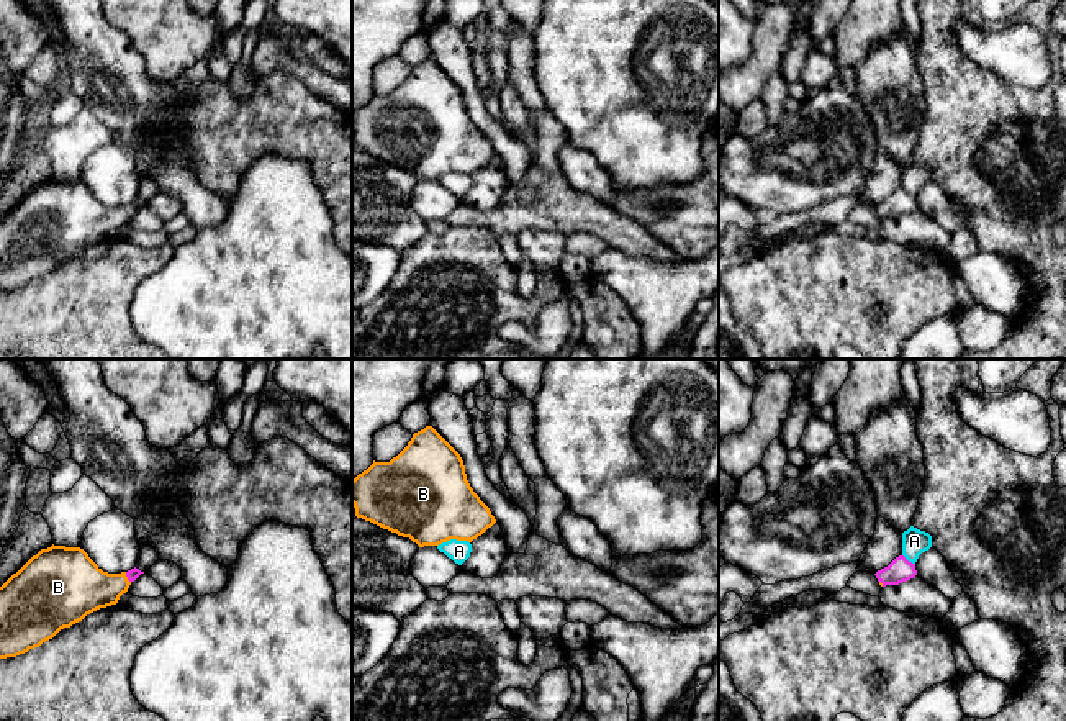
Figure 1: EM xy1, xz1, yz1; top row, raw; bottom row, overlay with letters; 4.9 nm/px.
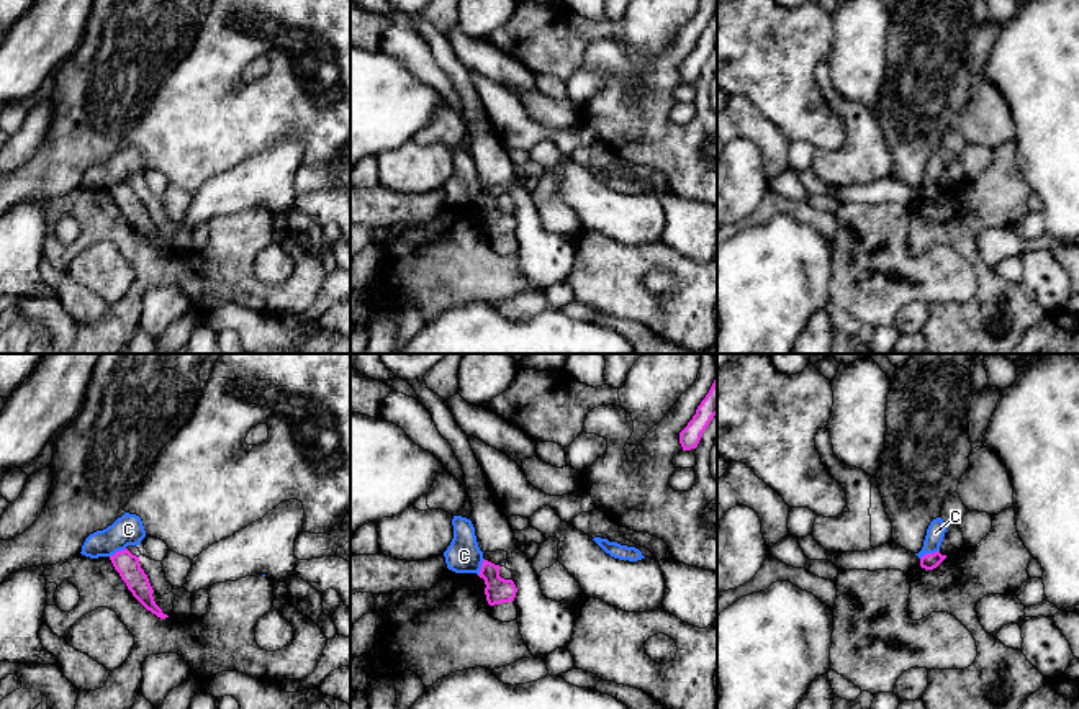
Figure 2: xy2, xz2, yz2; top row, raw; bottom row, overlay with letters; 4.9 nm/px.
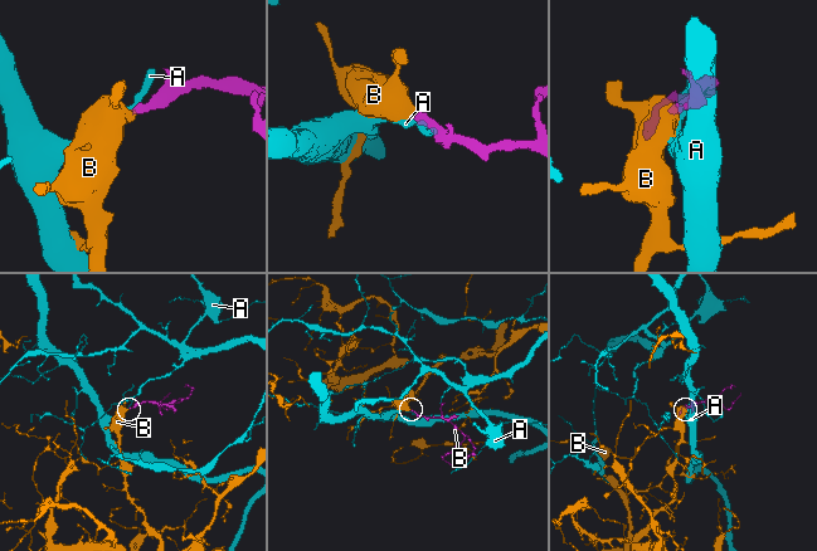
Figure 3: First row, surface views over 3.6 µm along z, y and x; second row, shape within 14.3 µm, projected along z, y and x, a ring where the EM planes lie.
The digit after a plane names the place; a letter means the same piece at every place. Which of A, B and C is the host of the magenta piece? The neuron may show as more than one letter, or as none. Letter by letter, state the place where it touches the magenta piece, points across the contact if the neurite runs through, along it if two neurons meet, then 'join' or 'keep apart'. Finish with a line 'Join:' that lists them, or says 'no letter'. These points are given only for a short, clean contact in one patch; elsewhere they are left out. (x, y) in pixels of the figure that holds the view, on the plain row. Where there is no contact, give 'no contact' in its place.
A: yz1 (907, 194) | along yz1 (903, 187), (914, 197) | keep apart
B: xy1 (126, 208) | across xy1 (133, 207), (126, 208), (110, 220), (77, 220) | join
C: yz2 (929, 187) | along yz2 (939, 184), (927, 185), (920, 192) | keep apart
Join: B

